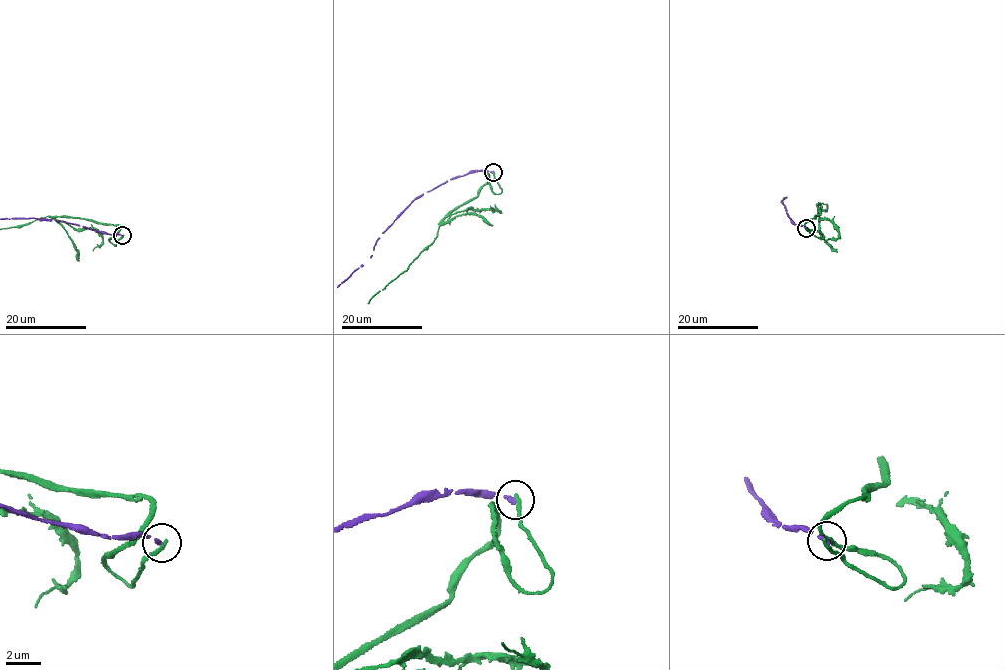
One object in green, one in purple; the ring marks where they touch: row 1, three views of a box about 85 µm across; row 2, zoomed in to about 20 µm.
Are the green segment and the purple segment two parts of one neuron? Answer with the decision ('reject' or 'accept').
reject

